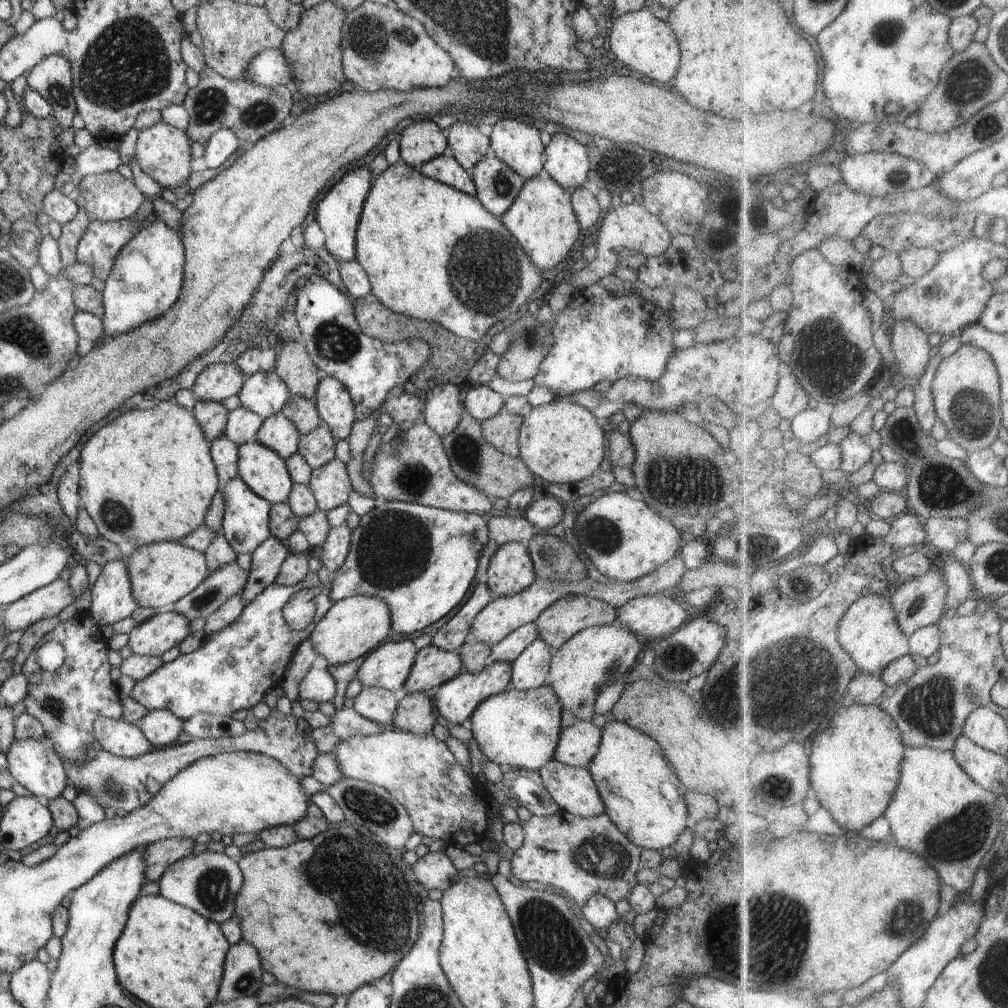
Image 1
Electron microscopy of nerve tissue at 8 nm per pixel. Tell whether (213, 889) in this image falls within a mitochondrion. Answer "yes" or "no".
yes

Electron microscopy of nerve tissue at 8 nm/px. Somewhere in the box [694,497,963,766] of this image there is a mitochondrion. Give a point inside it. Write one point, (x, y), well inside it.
(772, 708)

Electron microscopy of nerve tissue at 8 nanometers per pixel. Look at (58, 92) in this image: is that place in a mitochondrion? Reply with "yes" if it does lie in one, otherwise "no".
yes

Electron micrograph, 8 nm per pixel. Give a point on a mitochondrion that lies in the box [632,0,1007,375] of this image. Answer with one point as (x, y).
(969, 80)

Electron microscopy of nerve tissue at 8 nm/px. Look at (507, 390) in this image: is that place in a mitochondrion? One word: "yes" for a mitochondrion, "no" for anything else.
no

